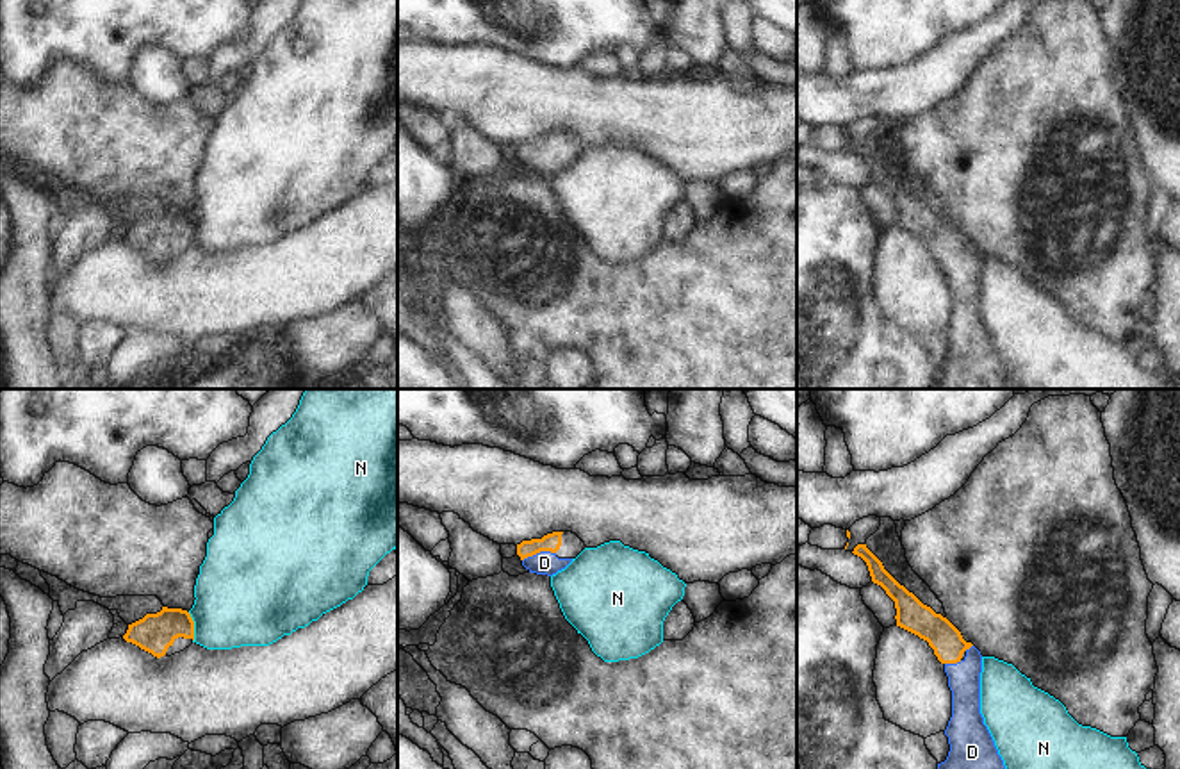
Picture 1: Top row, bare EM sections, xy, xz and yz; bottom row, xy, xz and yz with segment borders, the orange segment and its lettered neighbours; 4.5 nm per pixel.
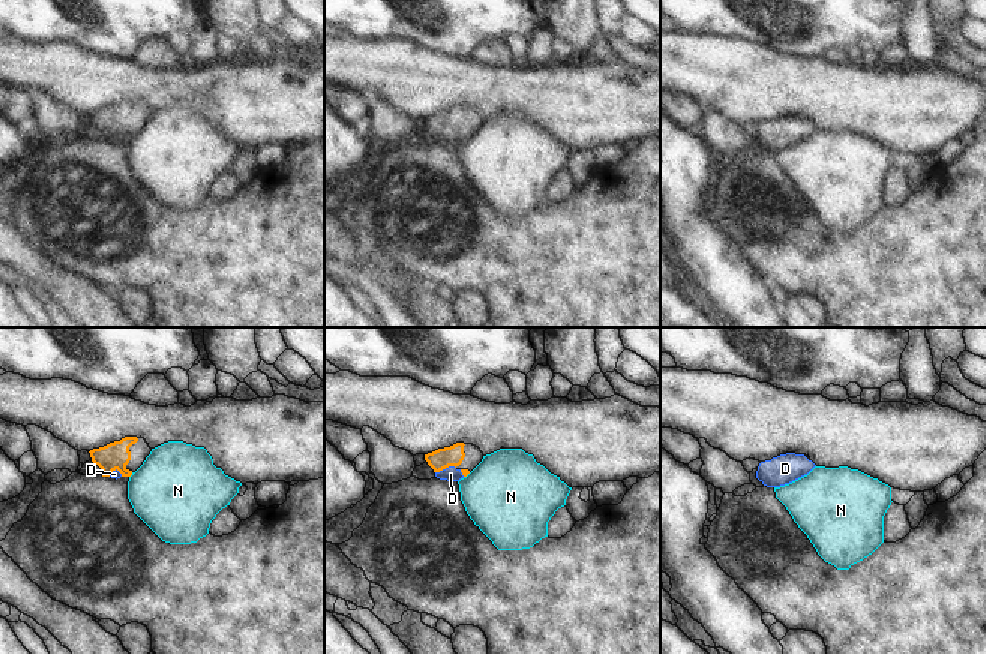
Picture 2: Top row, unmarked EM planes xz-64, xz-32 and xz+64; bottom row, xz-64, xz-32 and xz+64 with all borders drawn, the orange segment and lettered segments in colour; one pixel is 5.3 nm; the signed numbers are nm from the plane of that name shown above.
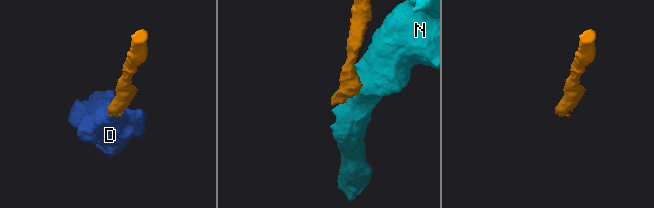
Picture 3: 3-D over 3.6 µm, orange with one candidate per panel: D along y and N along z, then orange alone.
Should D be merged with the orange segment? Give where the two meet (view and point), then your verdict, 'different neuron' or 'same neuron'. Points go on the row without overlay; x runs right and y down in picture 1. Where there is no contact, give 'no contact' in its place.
meets orange in xz at (539, 152); same neuron

